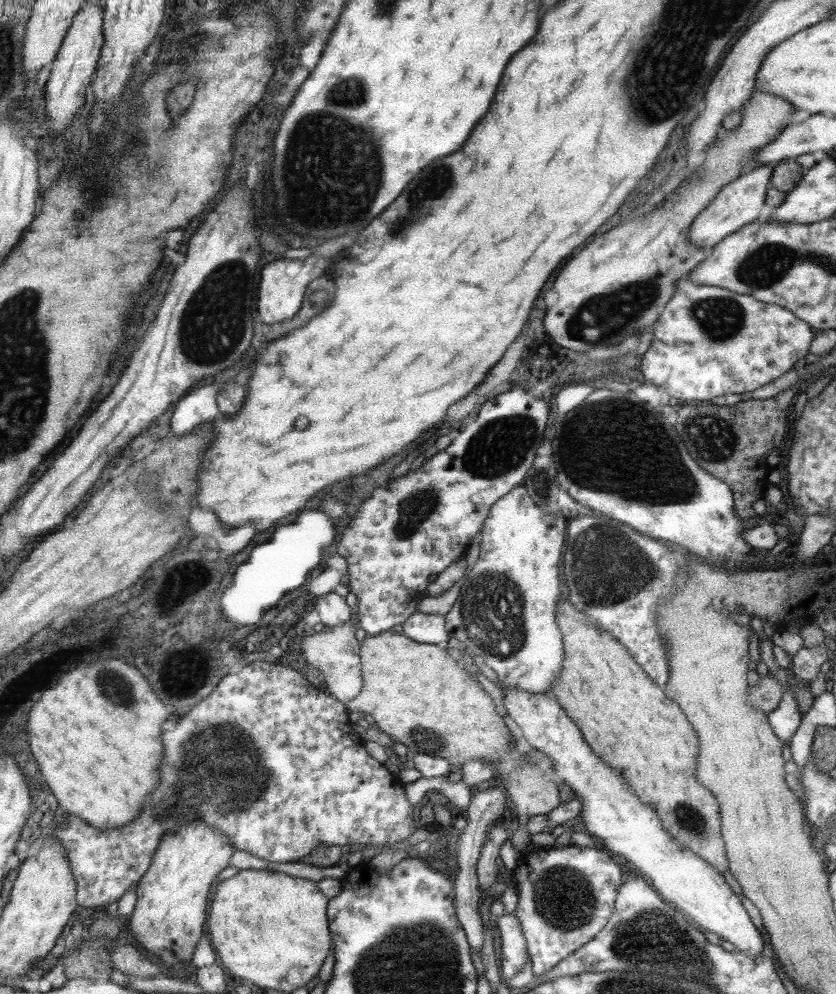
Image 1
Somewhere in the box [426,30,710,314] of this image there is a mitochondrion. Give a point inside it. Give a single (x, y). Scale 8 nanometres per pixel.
(647, 105)

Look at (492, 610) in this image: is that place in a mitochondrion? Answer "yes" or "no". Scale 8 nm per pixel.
yes

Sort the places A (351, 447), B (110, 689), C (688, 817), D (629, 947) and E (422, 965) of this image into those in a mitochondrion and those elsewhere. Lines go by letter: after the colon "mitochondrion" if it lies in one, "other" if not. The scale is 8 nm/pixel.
A: other
B: mitochondrion
C: mitochondrion
D: mitochondrion
E: mitochondrion

